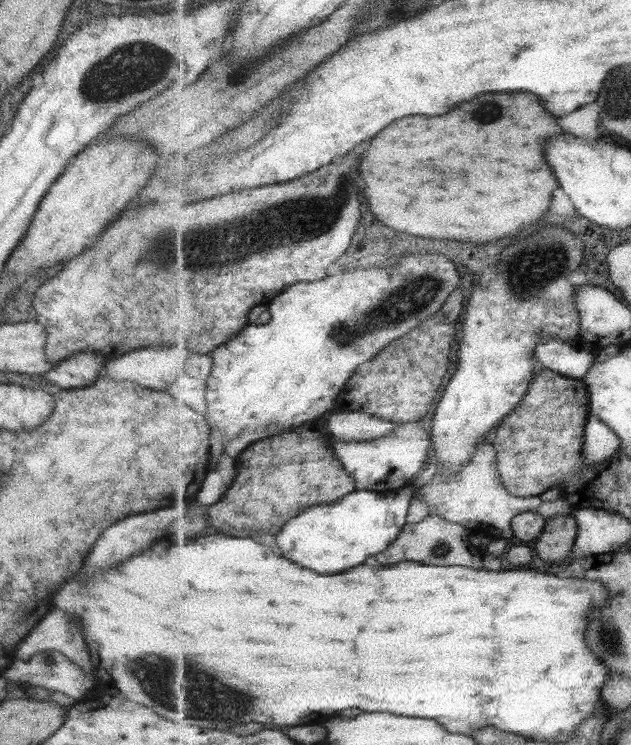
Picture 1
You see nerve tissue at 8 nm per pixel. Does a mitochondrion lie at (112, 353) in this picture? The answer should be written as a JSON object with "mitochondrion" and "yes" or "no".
{"mitochondrion":"no"}

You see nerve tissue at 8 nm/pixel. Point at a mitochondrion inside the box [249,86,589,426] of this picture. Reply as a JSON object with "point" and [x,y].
{"point":[399,305]}

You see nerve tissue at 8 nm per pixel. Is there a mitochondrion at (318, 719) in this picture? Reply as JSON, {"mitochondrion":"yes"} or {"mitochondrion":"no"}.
{"mitochondrion":"no"}

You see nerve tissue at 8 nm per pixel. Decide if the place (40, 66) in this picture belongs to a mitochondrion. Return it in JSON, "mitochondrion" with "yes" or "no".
{"mitochondrion":"no"}

